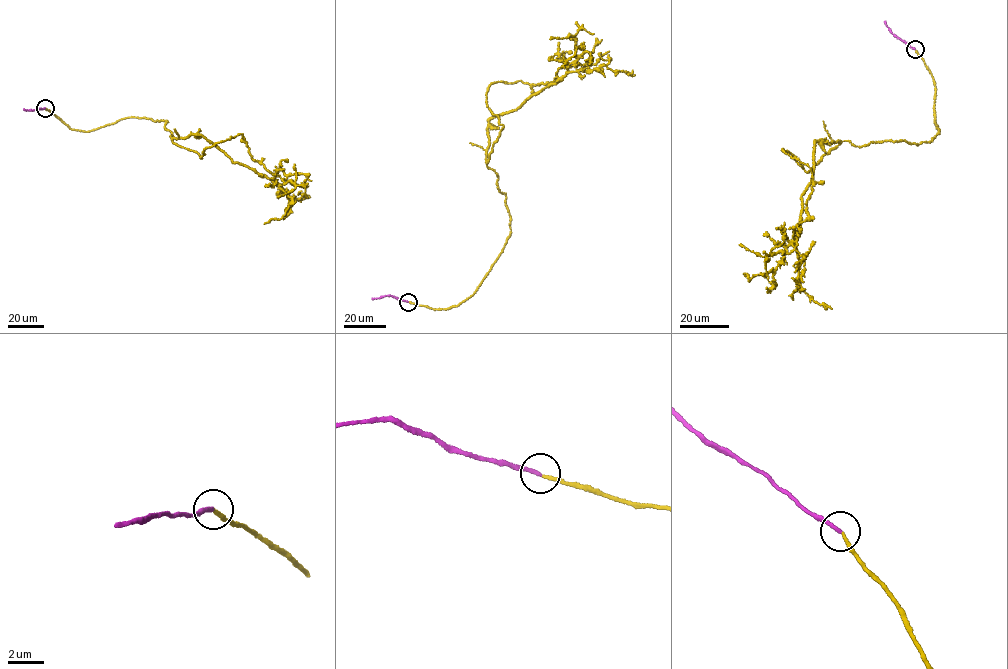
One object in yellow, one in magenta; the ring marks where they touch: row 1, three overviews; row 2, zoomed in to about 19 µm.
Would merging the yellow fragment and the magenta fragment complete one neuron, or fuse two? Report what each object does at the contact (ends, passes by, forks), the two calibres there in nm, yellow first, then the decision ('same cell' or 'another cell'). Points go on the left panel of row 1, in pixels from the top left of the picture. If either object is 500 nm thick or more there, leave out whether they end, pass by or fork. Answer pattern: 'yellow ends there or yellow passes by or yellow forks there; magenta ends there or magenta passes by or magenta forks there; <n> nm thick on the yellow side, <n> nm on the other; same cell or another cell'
yellow ends there; magenta ends there; 180 nm thick on the yellow side, 220 nm on the other; same cell

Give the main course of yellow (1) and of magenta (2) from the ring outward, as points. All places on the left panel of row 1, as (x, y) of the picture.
1: (45, 108), (85, 131), (165, 120), (172, 142), (202, 158), (242, 134), (251, 158), (295, 185), (277, 197)
2: (45, 108), (23, 109)

